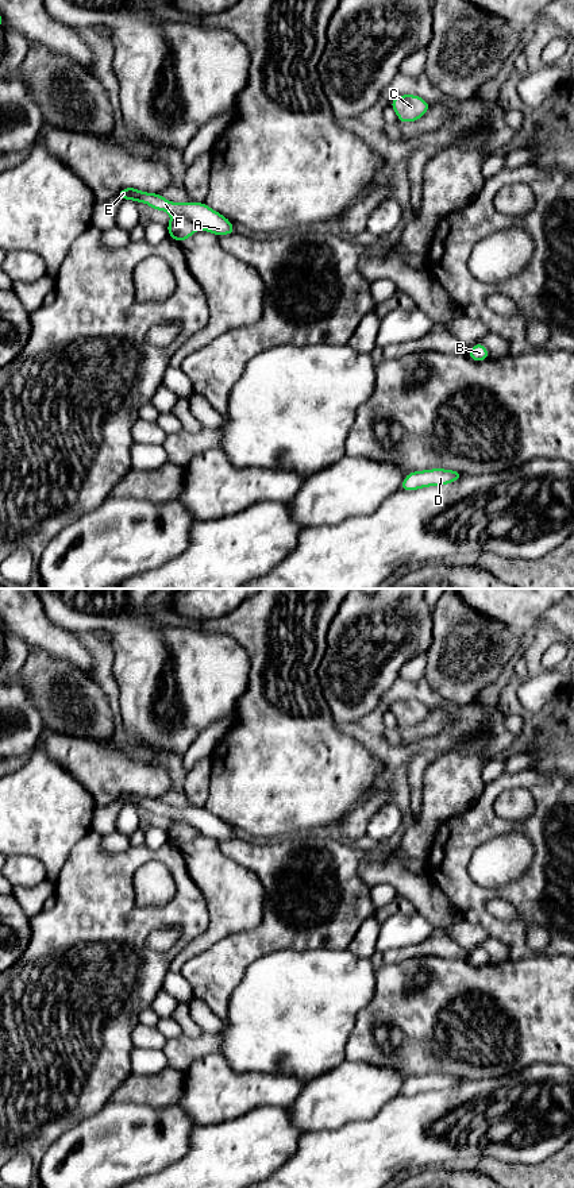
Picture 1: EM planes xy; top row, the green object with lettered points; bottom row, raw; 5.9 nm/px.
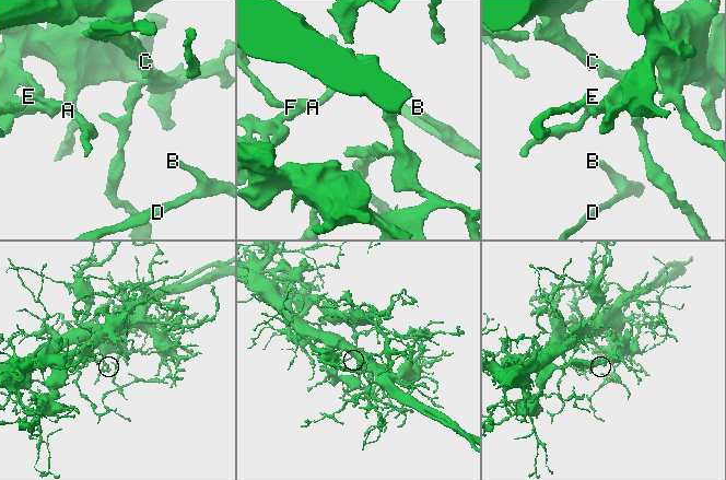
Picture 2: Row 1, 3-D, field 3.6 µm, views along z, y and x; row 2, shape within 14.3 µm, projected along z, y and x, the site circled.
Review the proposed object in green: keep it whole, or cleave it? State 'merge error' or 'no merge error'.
merge error

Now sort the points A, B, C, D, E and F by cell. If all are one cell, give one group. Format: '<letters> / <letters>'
A B D E F / C

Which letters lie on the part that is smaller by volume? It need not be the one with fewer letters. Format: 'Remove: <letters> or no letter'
Remove: C

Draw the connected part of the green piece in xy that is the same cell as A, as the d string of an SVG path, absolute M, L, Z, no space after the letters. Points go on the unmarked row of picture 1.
M134 791L119 795L116 801L122 805L145 807L153 814L165 815L174 822L189 824L194 826L200 834L216 841L236 838L232 828L226 821L209 813L204 807L172 807L159 798L142 796Z

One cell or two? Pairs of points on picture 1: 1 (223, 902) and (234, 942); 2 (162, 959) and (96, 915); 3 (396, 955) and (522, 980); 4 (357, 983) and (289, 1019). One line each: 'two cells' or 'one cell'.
1: two cells
2: one cell
3: two cells
4: one cell

